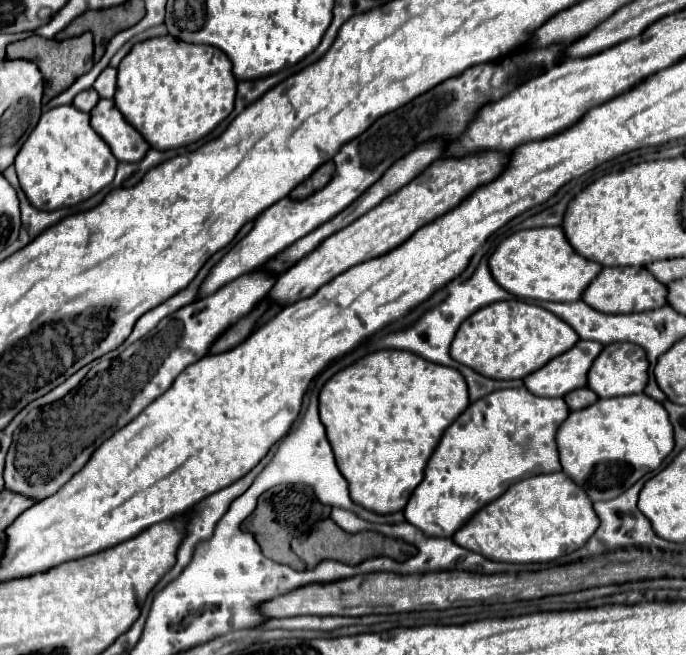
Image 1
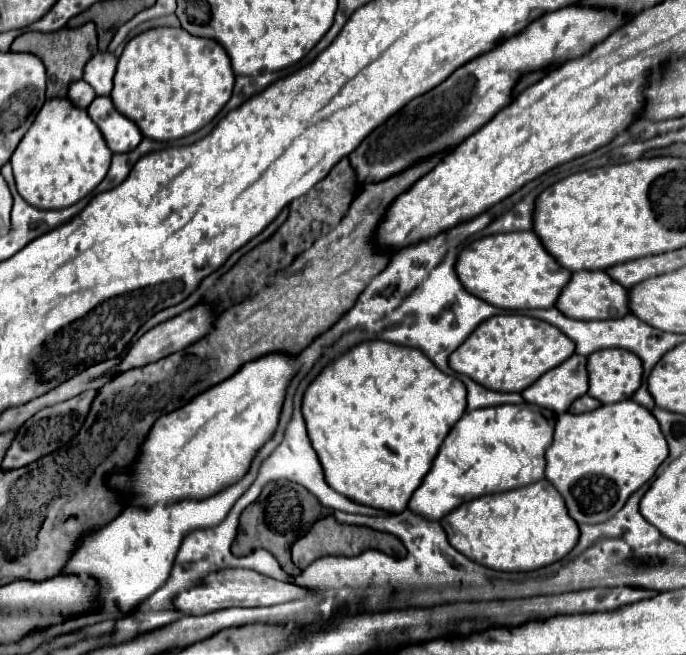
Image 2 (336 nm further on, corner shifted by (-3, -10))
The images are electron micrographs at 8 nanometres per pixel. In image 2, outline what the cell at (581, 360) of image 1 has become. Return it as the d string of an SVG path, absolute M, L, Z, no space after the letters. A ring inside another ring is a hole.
M574 353L562 365L544 373L536 383L522 391L528 403L550 409L554 413L566 413L574 399L588 391L586 357Z

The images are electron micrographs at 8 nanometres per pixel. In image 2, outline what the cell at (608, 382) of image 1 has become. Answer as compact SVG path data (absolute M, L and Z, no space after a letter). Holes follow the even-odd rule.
M602 349L588 357L588 395L600 403L630 399L642 383L642 361L626 349Z

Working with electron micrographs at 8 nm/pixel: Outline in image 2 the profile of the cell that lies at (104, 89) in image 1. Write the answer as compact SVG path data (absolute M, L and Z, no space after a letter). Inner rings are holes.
M98 53L94 55L84 67L84 81L90 83L96 95L110 95L112 79L116 73L116 57L112 53Z

